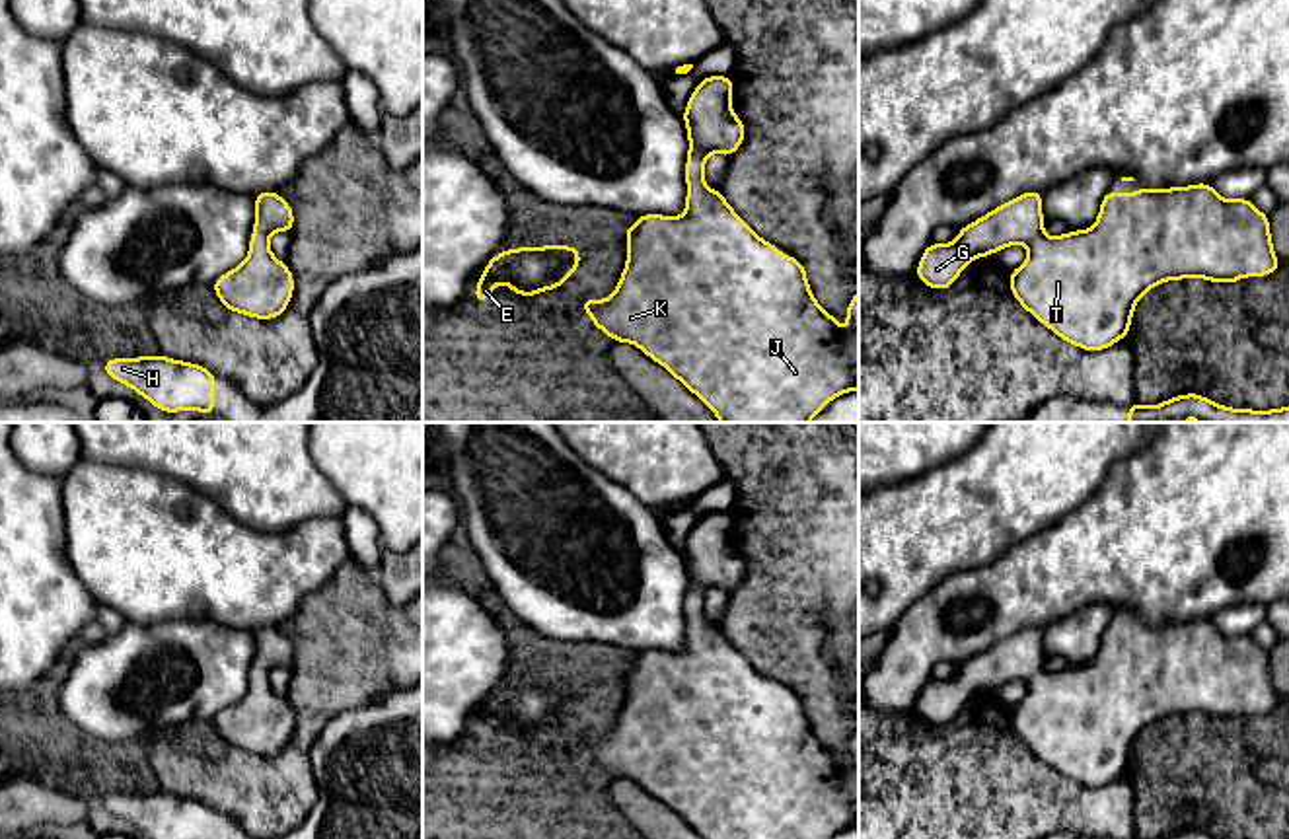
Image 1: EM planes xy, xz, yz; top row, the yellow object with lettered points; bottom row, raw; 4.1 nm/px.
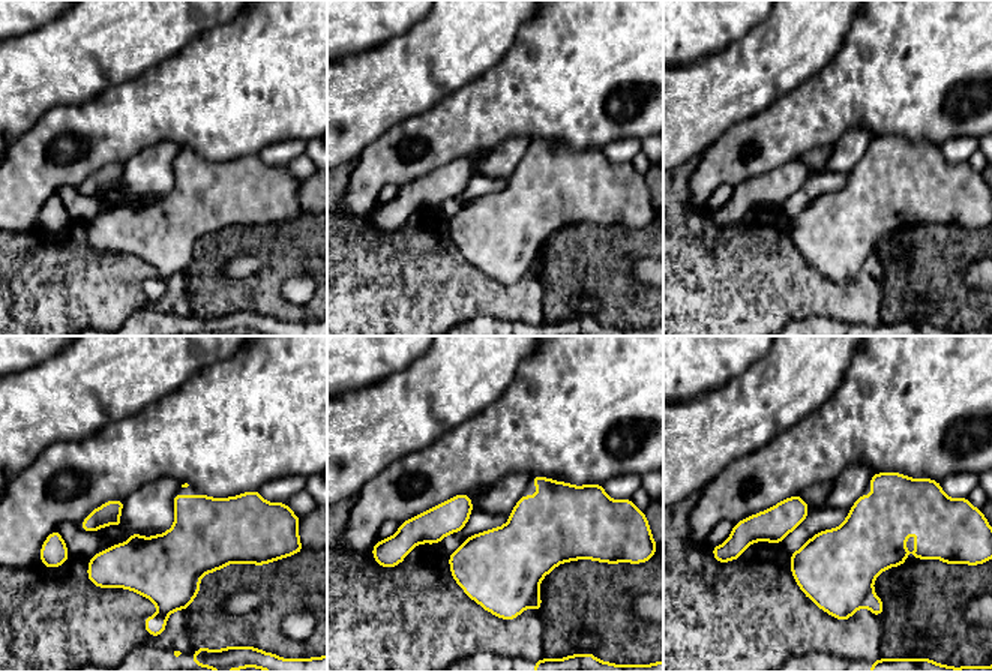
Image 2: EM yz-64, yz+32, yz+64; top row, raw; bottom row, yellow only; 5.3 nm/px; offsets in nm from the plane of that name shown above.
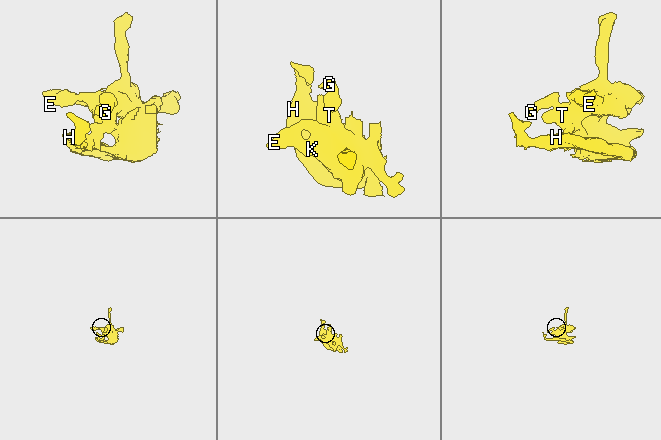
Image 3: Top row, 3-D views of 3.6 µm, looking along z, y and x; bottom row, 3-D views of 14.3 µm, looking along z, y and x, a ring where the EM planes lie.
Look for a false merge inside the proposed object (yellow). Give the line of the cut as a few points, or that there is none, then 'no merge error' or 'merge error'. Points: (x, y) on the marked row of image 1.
cut none; no merge error

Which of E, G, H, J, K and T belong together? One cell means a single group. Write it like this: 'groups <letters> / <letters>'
groups E G H J K T

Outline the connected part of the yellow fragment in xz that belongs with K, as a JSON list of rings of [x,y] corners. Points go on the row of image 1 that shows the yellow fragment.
[[[707,76],[703,78],[695,91],[689,95],[685,111],[681,115],[687,128],[687,162],[685,162],[685,212],[681,216],[664,214],[643,214],[637,216],[635,224],[625,228],[627,259],[625,269],[617,280],[617,288],[611,296],[604,300],[584,298],[580,302],[582,311],[586,311],[596,325],[615,343],[631,343],[641,348],[650,360],[666,368],[678,382],[681,382],[693,395],[697,395],[720,422],[810,422],[828,403],[847,391],[859,391],[859,290],[851,298],[845,317],[849,329],[843,331],[837,319],[828,313],[814,298],[804,265],[791,255],[785,255],[777,245],[767,243],[757,236],[724,201],[720,189],[709,189],[705,183],[705,162],[711,154],[722,154],[730,158],[744,142],[746,125],[738,119],[730,105],[734,93],[732,76]]]

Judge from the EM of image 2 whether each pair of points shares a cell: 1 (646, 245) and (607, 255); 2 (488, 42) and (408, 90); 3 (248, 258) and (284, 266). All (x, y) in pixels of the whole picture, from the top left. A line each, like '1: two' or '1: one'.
1: one
2: one
3: two

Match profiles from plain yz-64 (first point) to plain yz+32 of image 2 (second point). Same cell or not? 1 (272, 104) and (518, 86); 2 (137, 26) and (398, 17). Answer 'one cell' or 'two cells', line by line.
1: one cell
2: two cells

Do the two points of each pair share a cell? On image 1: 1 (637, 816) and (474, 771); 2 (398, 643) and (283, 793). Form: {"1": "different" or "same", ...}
{"1": "different", "2": "same"}

